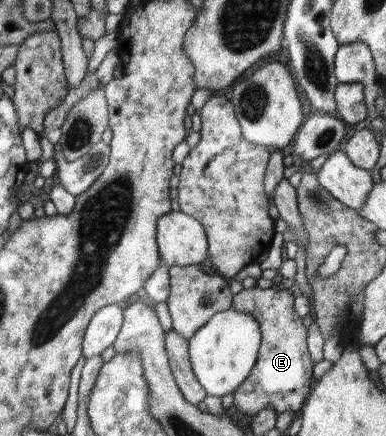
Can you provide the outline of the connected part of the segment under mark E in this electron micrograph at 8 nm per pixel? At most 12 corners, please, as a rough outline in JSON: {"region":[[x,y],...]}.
{"region":[[235,294],[260,325],[257,361],[233,392],[247,415],[298,414],[315,379],[295,294]]}

